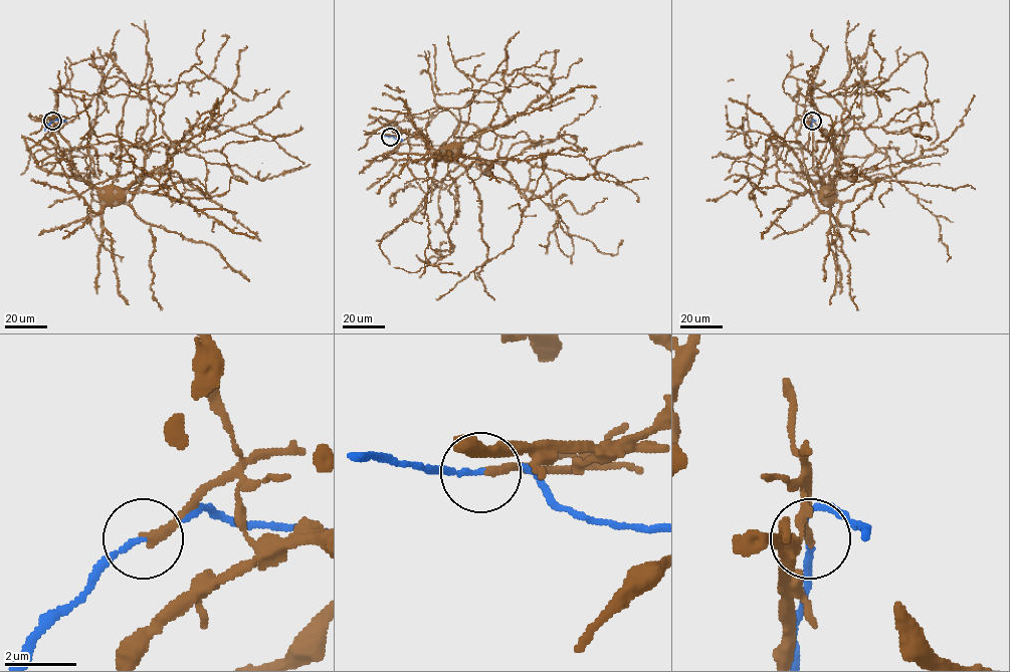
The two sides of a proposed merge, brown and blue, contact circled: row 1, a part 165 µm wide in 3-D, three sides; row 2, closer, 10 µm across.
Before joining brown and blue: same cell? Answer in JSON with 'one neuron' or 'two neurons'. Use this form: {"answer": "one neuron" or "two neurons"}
{"answer": "two neurons"}

